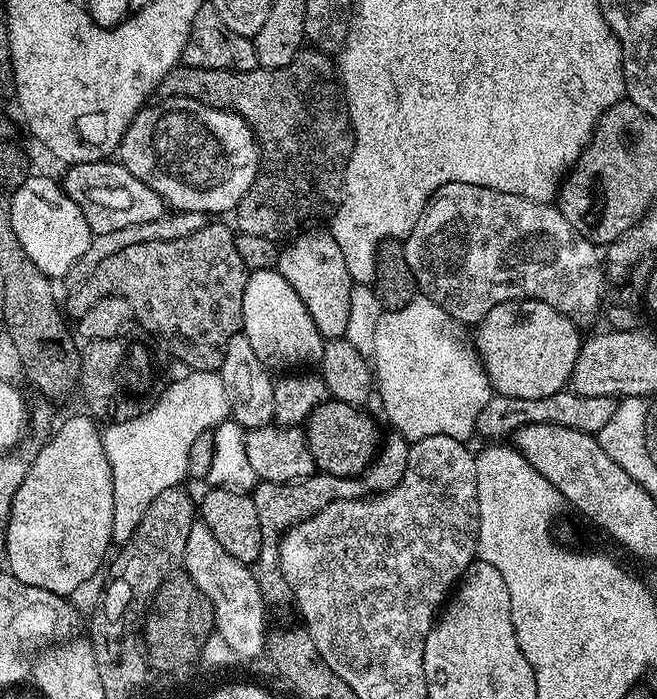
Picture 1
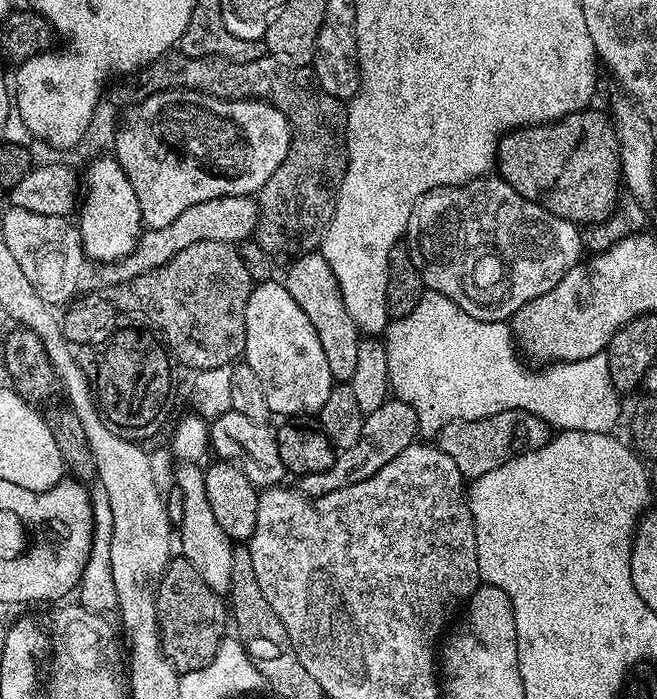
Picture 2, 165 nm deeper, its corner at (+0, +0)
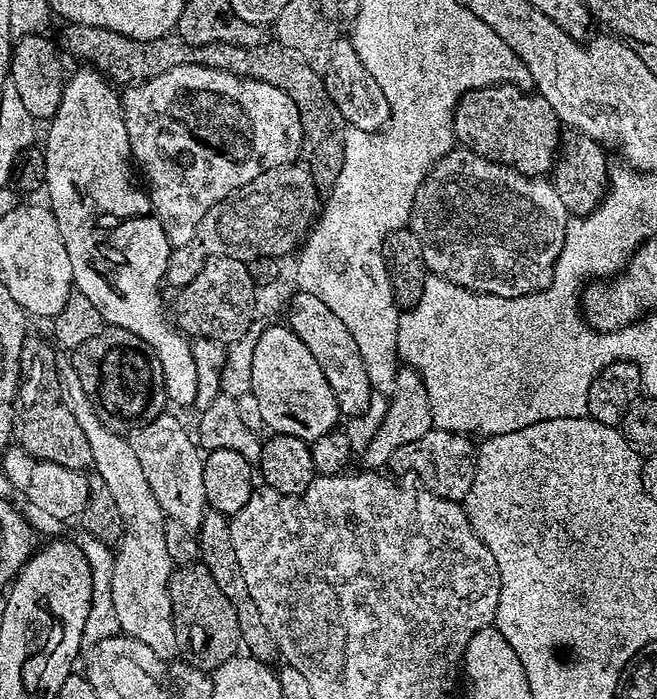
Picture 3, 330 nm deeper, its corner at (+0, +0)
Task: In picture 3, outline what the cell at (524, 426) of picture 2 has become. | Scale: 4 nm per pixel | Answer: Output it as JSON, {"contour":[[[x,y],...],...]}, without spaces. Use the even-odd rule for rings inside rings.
{"contour":[[[434,426],[422,438],[401,446],[387,467],[396,472],[413,472],[420,479],[417,481],[435,496],[460,502],[470,490],[476,473],[476,453],[473,441],[465,433],[447,432]]]}

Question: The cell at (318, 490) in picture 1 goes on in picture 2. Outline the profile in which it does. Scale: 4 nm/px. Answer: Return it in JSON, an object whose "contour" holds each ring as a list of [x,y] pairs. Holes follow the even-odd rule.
{"contour":[[[389,398],[378,410],[365,415],[364,425],[362,426],[361,437],[354,446],[341,451],[336,457],[336,461],[330,466],[330,470],[321,472],[311,472],[299,477],[298,490],[304,496],[321,496],[330,494],[334,490],[344,488],[348,484],[357,484],[382,470],[386,462],[394,462],[406,446],[410,446],[418,436],[416,426],[416,415],[414,410],[406,402],[395,398]]]}

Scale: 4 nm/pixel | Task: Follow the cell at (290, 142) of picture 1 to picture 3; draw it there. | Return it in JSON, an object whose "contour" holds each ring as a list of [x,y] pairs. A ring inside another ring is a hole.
{"contour":[[[68,24],[64,32],[64,48],[79,63],[91,66],[103,74],[105,80],[116,86],[141,84],[150,78],[158,78],[158,74],[166,74],[166,70],[174,70],[176,66],[206,66],[214,70],[229,72],[247,80],[266,82],[270,86],[278,86],[282,94],[290,94],[290,102],[298,106],[298,118],[302,122],[302,160],[308,173],[312,175],[317,189],[331,190],[342,170],[341,147],[348,137],[349,126],[342,118],[342,110],[334,106],[334,98],[330,98],[330,90],[326,90],[321,73],[310,70],[290,50],[286,50],[278,42],[265,42],[258,46],[230,46],[229,44],[211,44],[210,46],[190,46],[182,42],[180,37],[169,34],[157,40],[134,40],[118,34],[114,30],[106,30],[102,26],[86,26],[85,24]]]}

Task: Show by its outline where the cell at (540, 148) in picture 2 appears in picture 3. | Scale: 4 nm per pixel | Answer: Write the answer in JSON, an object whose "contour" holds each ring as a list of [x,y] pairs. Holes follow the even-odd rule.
{"contour":[[[492,83],[488,88],[466,93],[456,104],[452,132],[459,147],[468,148],[501,168],[540,178],[552,171],[562,125],[546,98],[524,91],[528,90],[515,84]]]}

